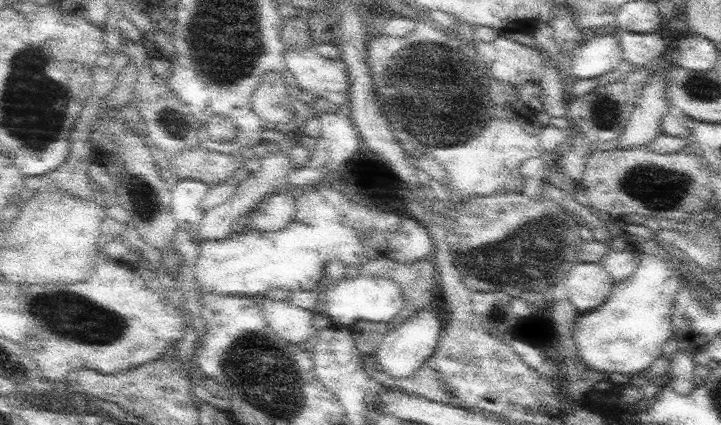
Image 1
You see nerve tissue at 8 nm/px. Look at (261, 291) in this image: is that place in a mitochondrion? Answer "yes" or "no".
no

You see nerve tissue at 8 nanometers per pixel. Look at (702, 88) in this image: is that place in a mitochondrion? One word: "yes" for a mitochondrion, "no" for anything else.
yes

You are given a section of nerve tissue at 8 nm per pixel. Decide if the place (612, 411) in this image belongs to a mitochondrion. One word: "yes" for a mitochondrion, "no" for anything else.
no

